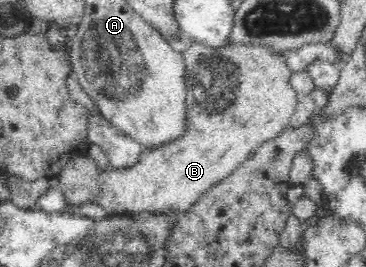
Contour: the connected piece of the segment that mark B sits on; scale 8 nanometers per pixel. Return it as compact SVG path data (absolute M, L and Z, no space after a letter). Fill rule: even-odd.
M232 42L223 48L208 48L192 44L183 53L186 66L188 95L186 107L189 114L189 129L181 139L162 147L144 149L134 167L105 170L95 165L89 157L72 157L57 175L59 186L68 203L78 205L95 199L107 214L138 214L143 210L162 213L166 209L177 209L185 213L201 198L206 190L226 179L255 149L274 139L289 126L300 95L290 83L294 71L289 67L286 50L274 49L272 45L238 44Z

